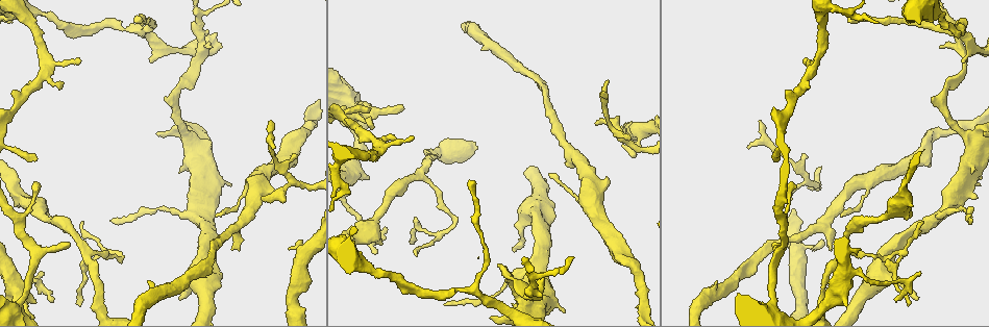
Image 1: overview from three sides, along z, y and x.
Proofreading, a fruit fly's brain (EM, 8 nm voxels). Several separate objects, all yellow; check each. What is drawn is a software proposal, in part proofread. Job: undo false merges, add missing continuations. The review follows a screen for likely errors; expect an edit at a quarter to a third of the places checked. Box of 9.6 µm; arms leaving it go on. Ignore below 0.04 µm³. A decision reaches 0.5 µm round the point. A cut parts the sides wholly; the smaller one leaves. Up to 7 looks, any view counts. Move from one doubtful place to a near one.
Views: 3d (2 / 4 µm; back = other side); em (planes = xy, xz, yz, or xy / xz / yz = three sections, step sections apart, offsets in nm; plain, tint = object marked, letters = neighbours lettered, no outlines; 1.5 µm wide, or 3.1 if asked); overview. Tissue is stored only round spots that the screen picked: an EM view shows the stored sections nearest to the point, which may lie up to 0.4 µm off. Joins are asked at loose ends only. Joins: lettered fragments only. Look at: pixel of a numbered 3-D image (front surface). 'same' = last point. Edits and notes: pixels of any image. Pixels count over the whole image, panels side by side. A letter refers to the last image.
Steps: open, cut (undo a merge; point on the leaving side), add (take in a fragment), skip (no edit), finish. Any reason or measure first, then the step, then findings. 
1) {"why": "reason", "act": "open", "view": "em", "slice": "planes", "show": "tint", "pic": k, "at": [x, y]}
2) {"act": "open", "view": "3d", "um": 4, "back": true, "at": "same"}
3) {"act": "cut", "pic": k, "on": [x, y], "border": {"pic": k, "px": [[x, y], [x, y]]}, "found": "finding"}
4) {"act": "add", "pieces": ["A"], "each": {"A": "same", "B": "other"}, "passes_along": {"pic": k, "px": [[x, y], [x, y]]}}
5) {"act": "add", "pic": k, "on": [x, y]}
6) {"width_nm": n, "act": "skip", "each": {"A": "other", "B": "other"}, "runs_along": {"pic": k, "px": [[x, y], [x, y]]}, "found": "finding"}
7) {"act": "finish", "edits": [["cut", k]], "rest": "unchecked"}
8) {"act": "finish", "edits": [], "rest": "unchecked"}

{"why": "three-way junction", "act": "open", "view": "em", "slice": "planes", "show": "letters", "pic": 1, "at": [202, 13]}

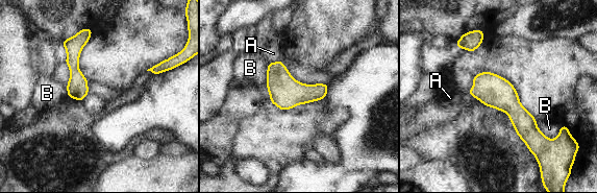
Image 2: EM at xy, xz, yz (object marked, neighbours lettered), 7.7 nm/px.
{"width_nm": 240, "act": "skip", "each": {"A": "other", "B": "other"}, "border": {"pic": 2, "px": [[267, 64], [267, 90], [270, 99]]}, "found": "continuous, no second neuron"}

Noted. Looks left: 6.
{"why": "thin neck", "act": "open", "view": "3d", "um": 4, "pic": 1, "at": [179, 86]}

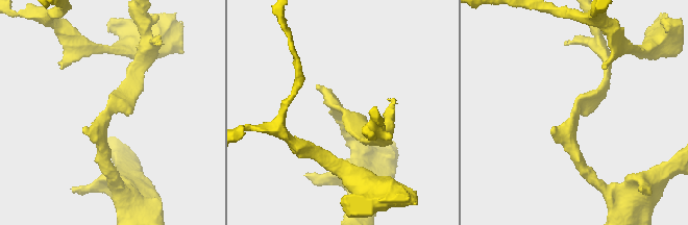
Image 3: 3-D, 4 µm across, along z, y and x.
{"arm_widths_nm": [190, 220], "why": "need the tissue", "act": "open", "view": "em", "slice": "xy", "step": 4, "show": "letters", "pic": 3, "at": [347, 109]}

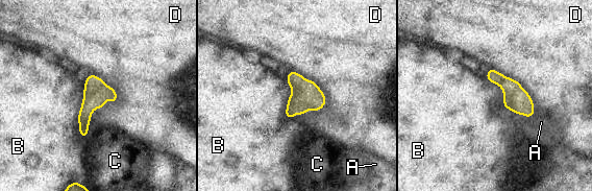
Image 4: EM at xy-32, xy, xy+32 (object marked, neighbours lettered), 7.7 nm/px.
{"act": "open", "view": "em", "slice": "planes", "show": "letters", "at": "same"}

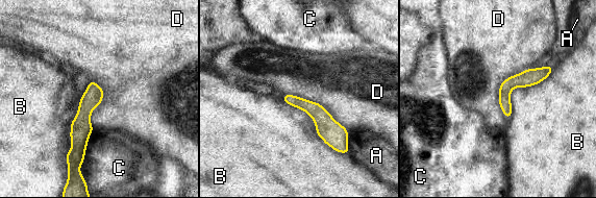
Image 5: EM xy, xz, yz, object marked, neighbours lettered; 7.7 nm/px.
{"width_nm": 100, "act": "skip", "each": {"A": "other", "B": "other", "C": "other", "D": "other"}, "found": "one neuron here"}

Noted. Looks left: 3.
{"why": "an open end", "act": "open", "view": "3d", "um": 4, "pic": 1, "at": [630, 139]}

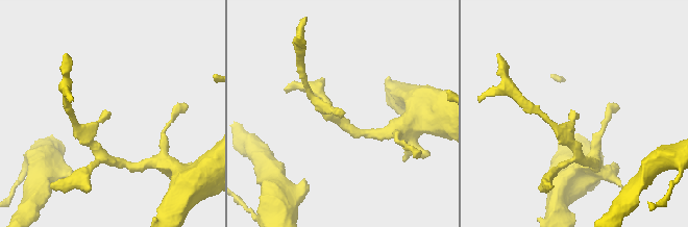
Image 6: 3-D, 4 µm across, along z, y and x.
{"act": "open", "view": "em", "slice": "planes", "show": "plain", "pic": 6, "at": [342, 113]}

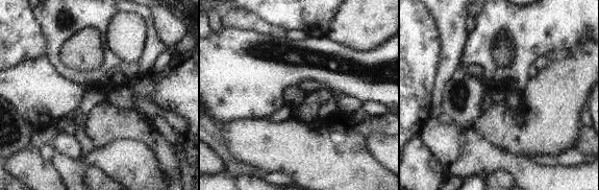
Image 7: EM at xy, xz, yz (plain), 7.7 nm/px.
{"why": "see the neighbours", "act": "open", "view": "em", "slice": "planes", "show": "letters", "at": "same"}

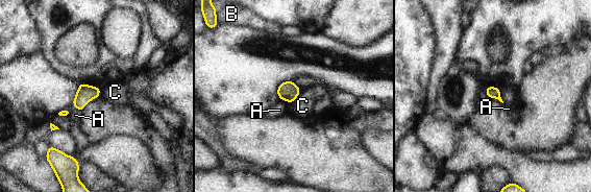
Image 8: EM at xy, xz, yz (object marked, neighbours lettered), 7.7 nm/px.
{"act": "skip", "each": {"A": "other", "B": "other", "C": "other"}, "border": {"pic": 8, "px": [[499, 89], [499, 95], [503, 102]]}, "found": "no lettered fragment goes on from it"}

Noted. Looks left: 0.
{"act": "finish", "edits": [], "rest": "unchecked"}

